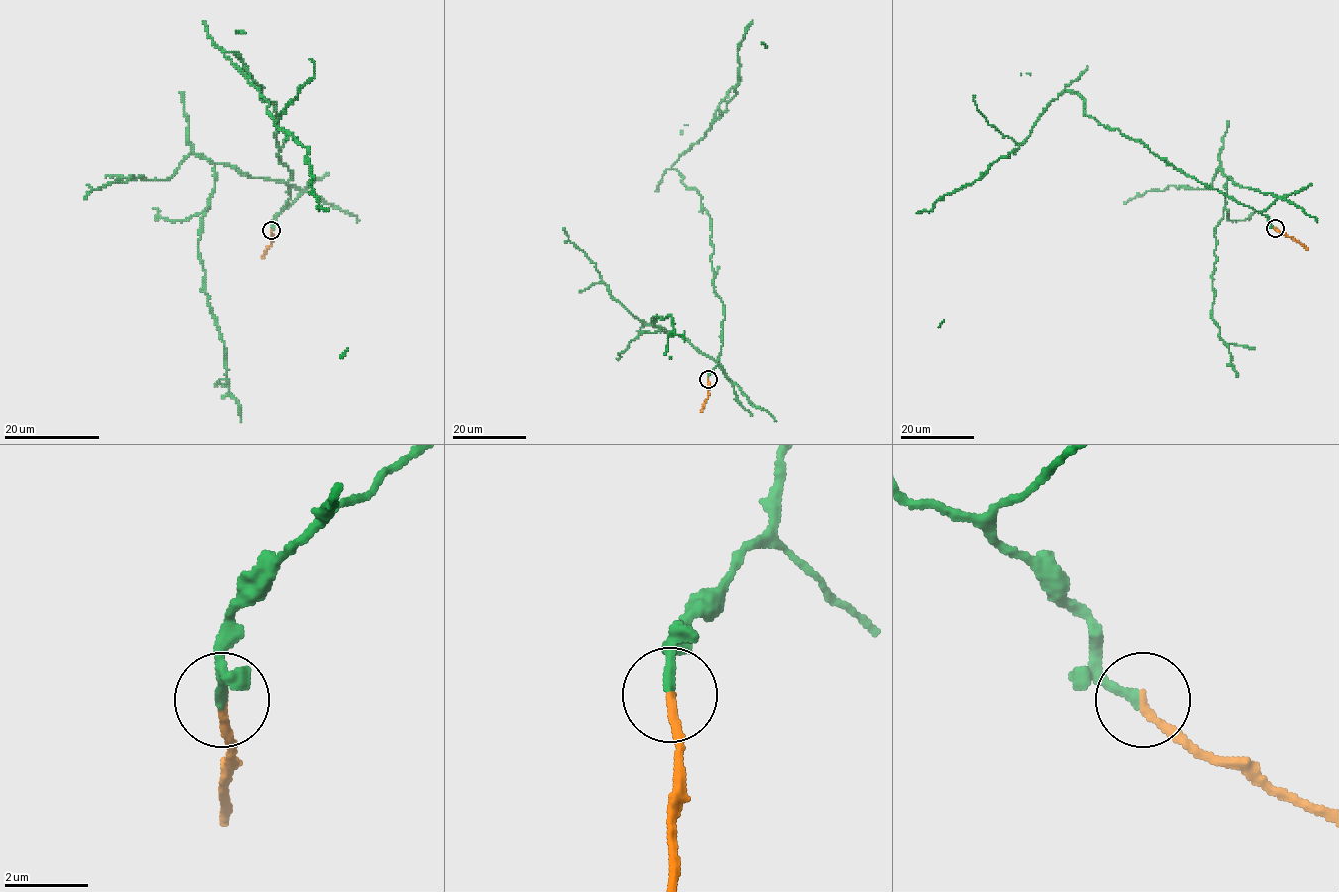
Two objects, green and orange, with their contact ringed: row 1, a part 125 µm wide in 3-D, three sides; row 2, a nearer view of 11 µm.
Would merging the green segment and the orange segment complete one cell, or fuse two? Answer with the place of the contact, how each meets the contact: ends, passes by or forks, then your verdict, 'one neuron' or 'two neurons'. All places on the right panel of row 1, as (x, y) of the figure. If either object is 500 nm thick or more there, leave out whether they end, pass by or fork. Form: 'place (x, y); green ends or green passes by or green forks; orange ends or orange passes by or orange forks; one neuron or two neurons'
place (1275, 228); green ends; orange ends; one neuron

